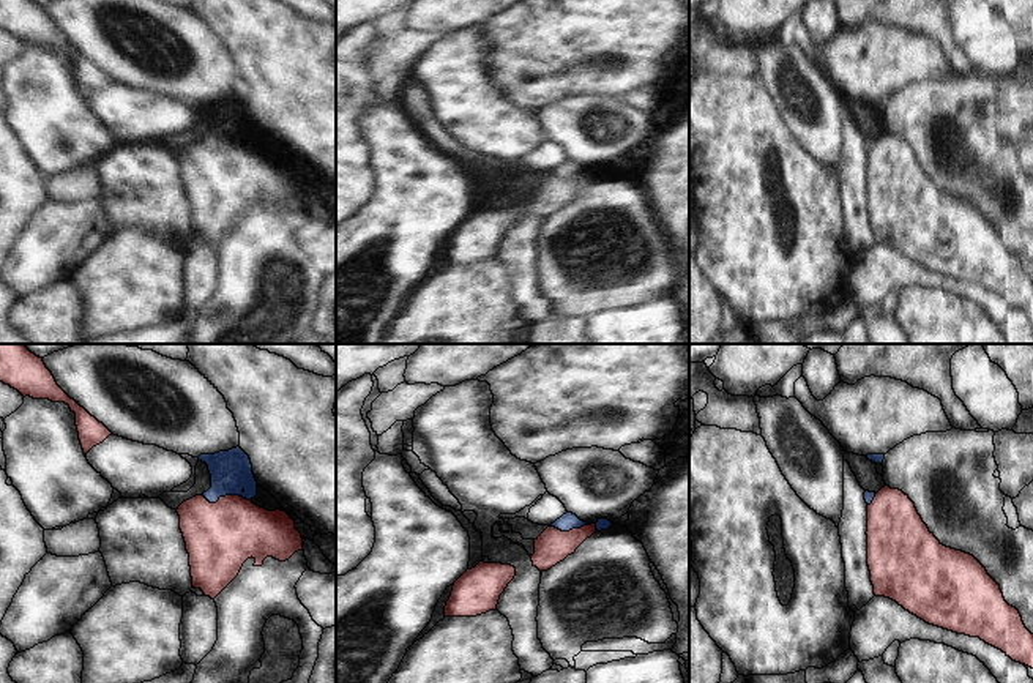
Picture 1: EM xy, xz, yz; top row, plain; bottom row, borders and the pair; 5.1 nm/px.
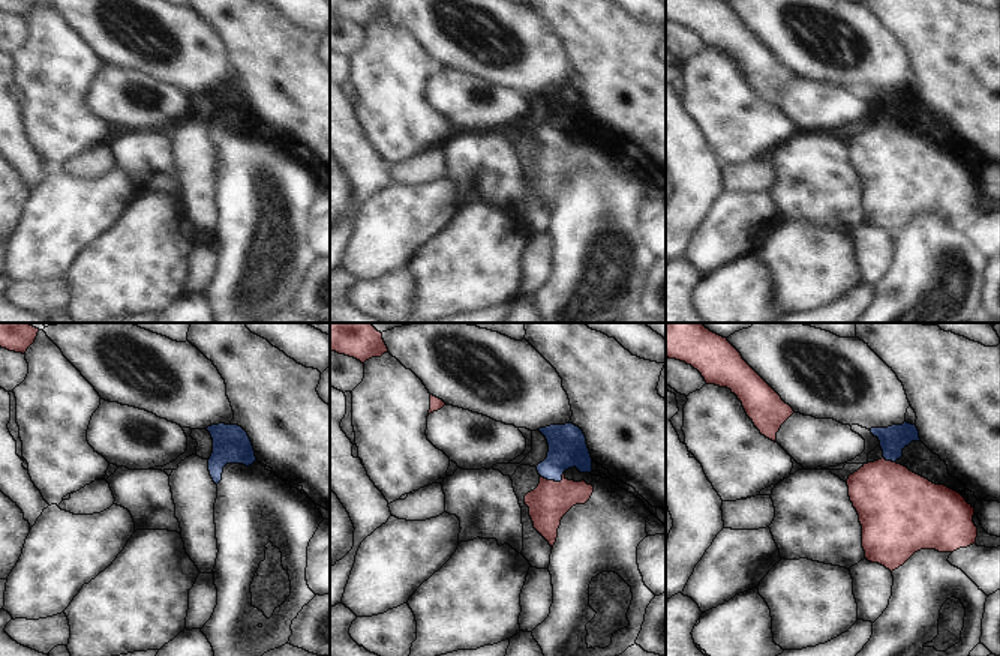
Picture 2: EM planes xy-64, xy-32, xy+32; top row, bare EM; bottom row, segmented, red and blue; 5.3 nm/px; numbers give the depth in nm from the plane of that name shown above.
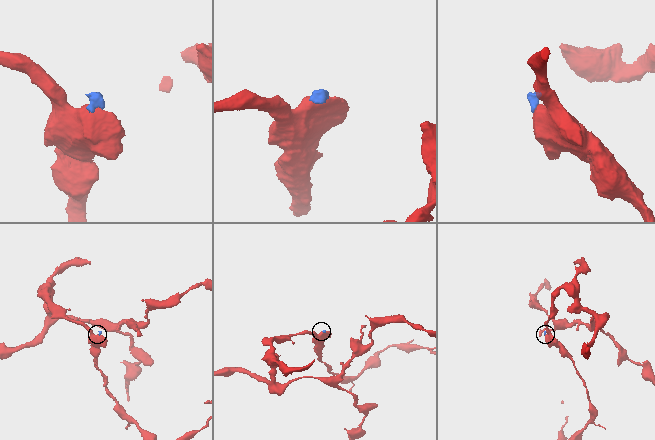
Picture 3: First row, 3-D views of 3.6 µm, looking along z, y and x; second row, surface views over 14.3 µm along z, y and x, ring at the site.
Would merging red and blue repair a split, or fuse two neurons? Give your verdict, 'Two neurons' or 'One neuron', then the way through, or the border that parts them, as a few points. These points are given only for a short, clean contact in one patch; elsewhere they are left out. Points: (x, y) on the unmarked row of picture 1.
Two neurons. Boundary: xy (202, 141), (210, 149), (226, 142), (242, 142), (249, 147).

